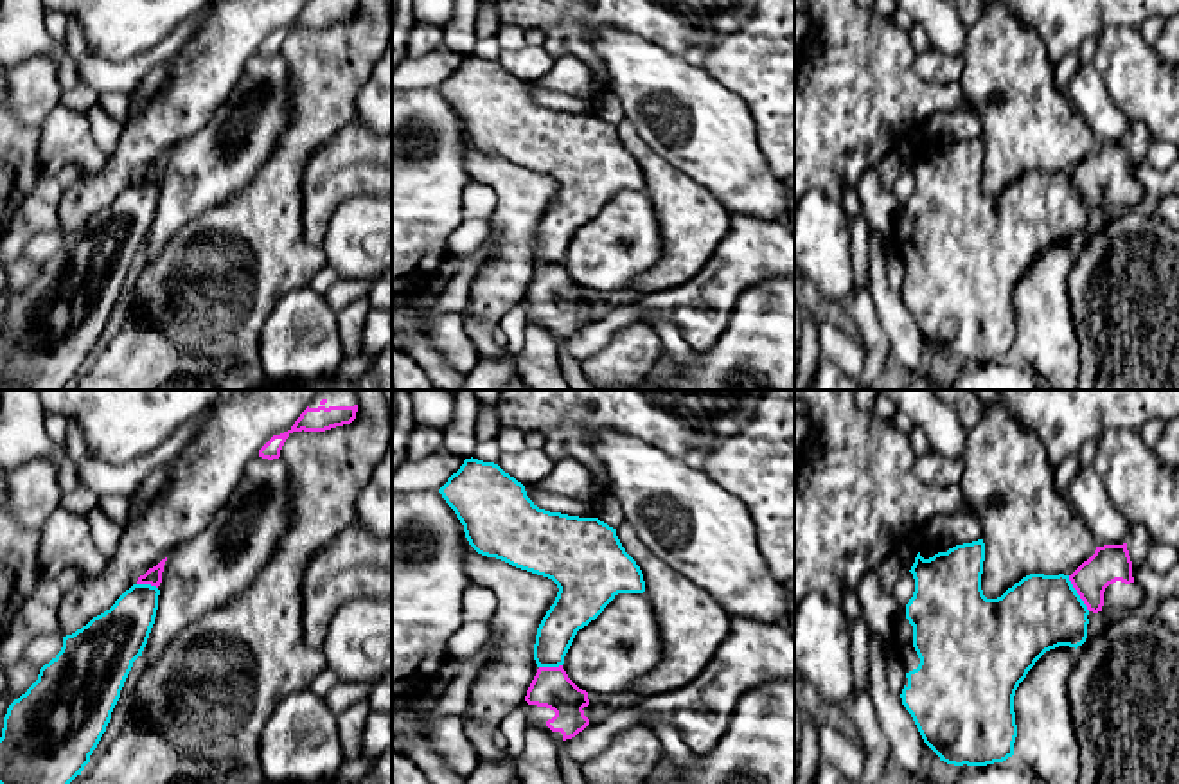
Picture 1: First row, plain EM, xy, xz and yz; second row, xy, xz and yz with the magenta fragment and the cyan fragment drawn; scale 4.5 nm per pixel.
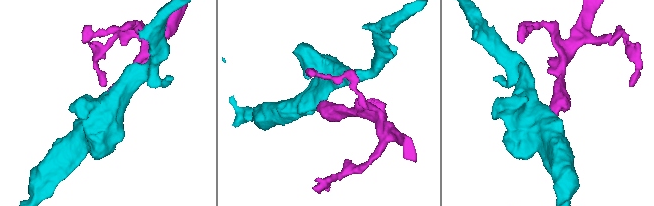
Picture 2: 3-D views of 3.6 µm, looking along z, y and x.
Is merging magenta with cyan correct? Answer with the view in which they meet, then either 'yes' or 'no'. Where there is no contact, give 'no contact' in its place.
yz | no

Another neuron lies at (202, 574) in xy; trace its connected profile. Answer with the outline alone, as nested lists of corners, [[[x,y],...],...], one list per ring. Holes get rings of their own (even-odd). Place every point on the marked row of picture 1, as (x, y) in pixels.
[[[255,457],[248,462],[241,482],[208,525],[169,552],[158,586],[155,624],[142,651],[146,669],[160,658],[164,647],[183,628],[252,586],[288,530],[291,500],[293,484],[282,459]]]

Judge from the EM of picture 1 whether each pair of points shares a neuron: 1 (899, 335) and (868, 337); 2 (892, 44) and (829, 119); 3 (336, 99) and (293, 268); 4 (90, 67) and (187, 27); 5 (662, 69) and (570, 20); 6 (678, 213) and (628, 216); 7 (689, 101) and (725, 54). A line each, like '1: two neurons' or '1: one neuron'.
1: two neurons
2: one neuron
3: one neuron
4: one neuron
5: two neurons
6: two neurons
7: two neurons

